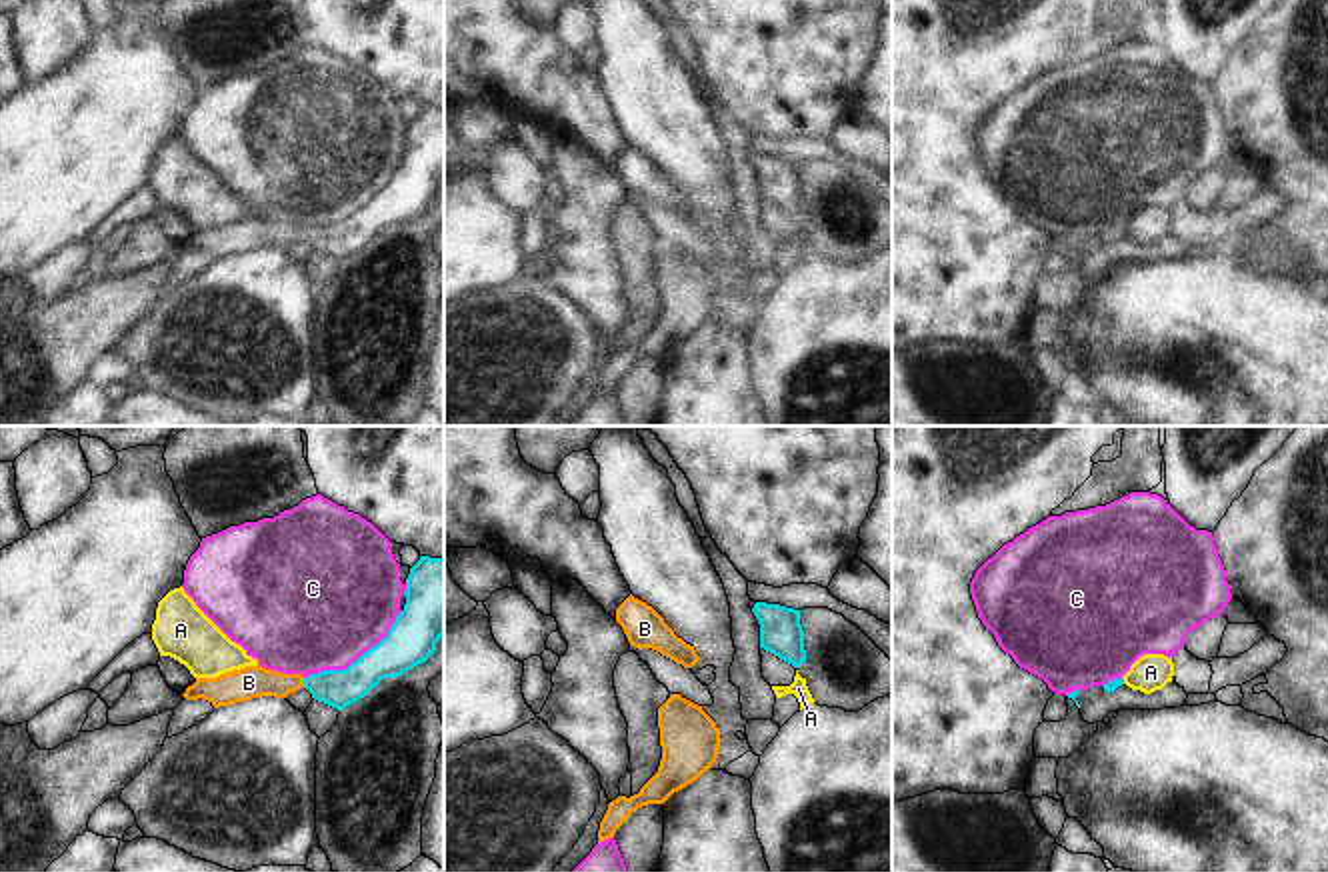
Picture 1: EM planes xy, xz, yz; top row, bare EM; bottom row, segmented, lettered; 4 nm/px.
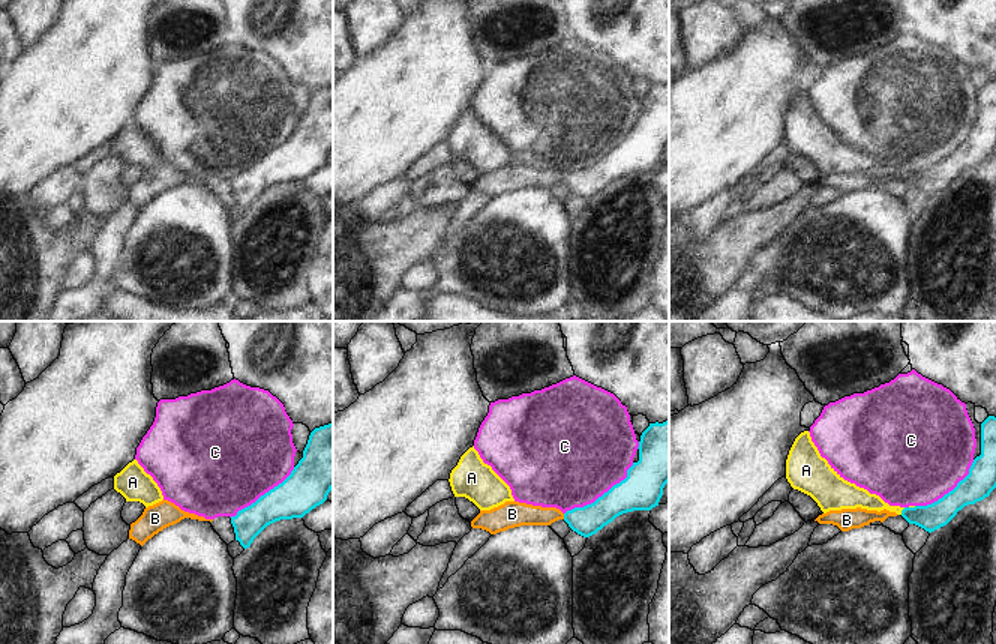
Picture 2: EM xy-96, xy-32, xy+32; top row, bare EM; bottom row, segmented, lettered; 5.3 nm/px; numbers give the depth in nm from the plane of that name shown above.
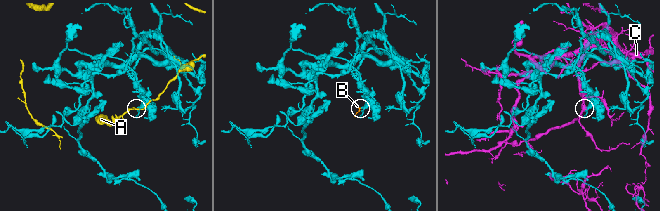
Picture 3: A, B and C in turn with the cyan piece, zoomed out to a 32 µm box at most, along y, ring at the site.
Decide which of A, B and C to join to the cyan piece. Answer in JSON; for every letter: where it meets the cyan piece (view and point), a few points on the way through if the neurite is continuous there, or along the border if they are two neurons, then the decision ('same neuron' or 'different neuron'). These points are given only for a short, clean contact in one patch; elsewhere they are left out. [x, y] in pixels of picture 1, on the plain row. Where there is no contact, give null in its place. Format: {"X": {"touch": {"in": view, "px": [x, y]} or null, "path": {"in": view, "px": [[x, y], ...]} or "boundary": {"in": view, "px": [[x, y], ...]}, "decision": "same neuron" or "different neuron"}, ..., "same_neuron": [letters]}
{"A": {"touch": {"in": "yz", "px": [1122, 232]}, "decision": "different neuron"}, "B": {"touch": {"in": "xy", "px": [304, 234]}, "path": {"in": "xy", "px": [[338, 240], [304, 234], [248, 234]]}, "decision": "same neuron"}, "C": {"touch": {"in": "xy", "px": [358, 210]}, "decision": "different neuron"}, "same_neuron": ["B"]}

